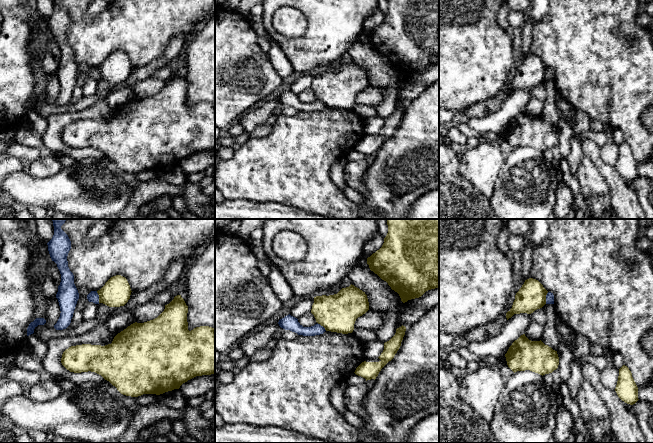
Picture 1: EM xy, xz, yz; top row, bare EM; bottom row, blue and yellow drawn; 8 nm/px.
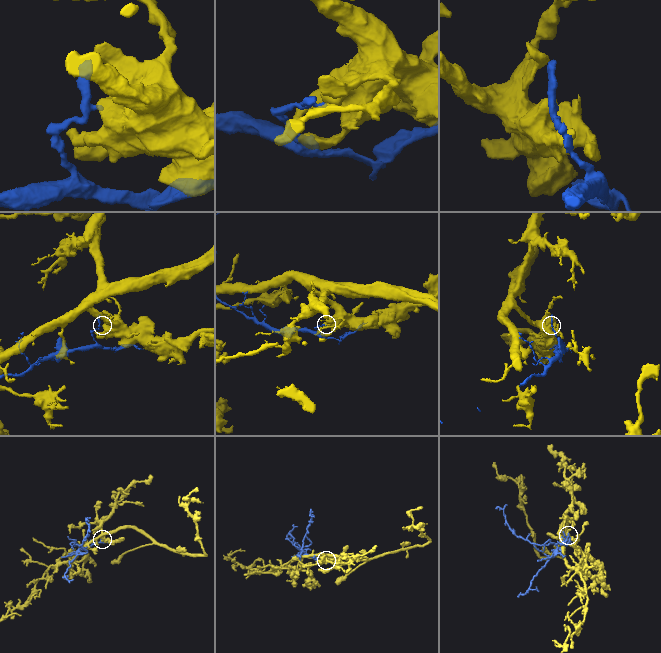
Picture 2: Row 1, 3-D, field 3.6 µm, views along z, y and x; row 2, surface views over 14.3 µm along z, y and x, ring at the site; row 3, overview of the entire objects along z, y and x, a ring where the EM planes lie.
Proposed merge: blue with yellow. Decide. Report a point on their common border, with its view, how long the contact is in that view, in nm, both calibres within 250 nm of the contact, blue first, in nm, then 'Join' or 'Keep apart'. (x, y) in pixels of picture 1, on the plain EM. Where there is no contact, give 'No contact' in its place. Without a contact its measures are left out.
Touches blue at xy (98, 73). Shared border 100 nm. Thickness 90 nm (blue) against 220 nm. Keep apart

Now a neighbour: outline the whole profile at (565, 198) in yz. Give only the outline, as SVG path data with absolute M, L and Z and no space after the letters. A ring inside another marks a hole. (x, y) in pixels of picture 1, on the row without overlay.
M558 183L557 203L554 205L553 214L558 219L565 219L573 209L574 195L570 188L564 183Z

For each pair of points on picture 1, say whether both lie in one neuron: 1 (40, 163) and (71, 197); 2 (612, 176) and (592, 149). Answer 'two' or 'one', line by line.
1: two
2: one

